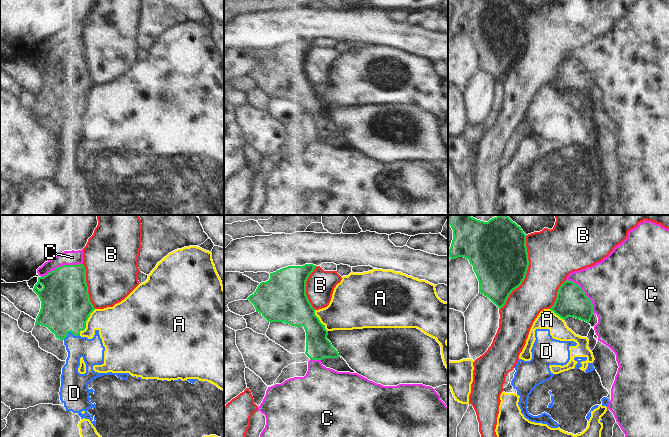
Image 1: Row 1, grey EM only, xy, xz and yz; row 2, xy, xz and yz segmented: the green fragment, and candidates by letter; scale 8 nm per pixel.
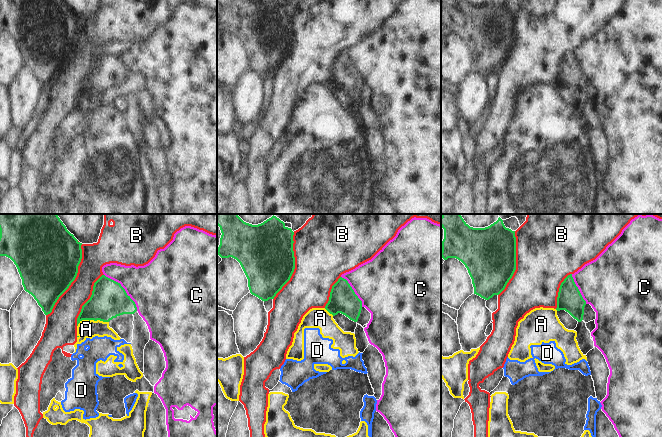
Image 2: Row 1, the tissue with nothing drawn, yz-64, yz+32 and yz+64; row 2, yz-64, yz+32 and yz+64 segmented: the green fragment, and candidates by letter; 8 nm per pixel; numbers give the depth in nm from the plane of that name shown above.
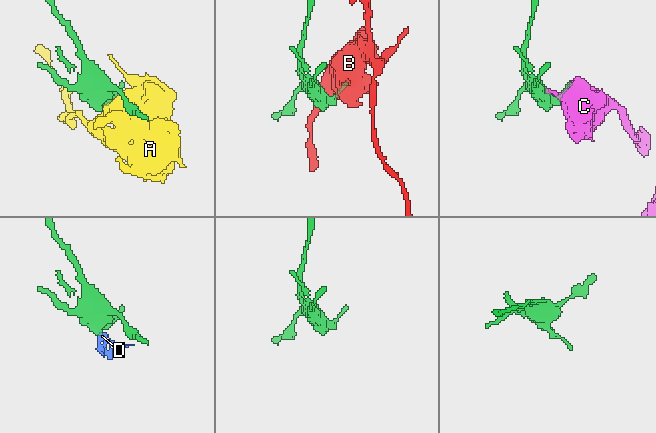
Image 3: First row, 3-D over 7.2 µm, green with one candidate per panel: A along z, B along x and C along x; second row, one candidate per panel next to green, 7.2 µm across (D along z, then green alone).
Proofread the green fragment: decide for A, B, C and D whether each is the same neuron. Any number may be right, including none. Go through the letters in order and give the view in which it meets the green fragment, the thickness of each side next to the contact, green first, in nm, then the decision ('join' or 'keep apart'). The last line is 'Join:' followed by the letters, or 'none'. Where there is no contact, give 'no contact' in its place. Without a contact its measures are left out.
A: xy | 400/300 nm | keep apart
B: yz | 460/400 nm | keep apart
C: xy | 380/110 nm | keep apart
D: xy | 400/190 nm | keep apart
Join: none

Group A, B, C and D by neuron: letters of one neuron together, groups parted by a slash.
A D / B / C

